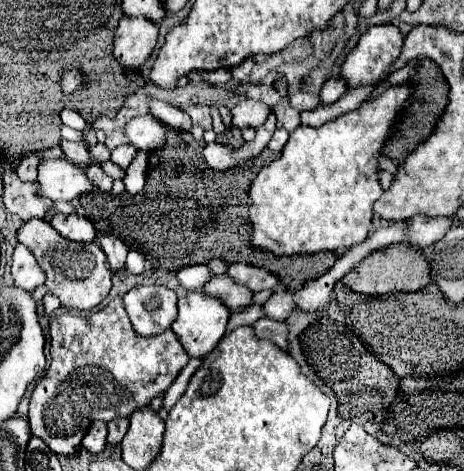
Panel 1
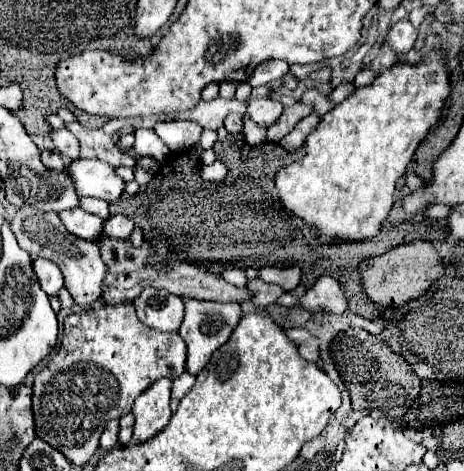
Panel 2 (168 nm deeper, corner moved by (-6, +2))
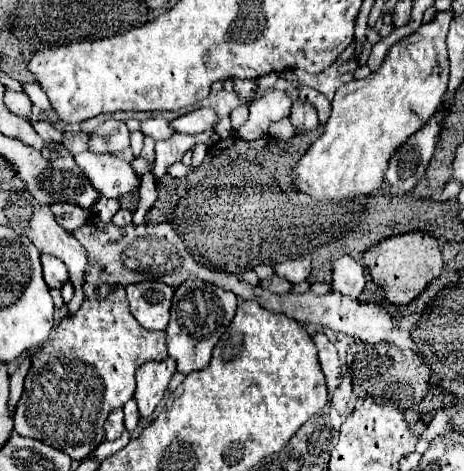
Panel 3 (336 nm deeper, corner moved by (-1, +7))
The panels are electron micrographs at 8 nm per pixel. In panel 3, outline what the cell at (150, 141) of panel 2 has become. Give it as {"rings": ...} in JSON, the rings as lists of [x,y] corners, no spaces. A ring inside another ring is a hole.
{"rings":[[[151,118],[141,122],[141,132],[153,136],[155,140],[167,140],[175,134],[175,130],[171,128],[171,122],[165,118]]]}

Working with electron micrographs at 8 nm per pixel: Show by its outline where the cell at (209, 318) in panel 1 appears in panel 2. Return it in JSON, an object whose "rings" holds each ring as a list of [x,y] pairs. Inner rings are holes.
{"rings":[[[184,299],[186,305],[186,315],[180,325],[180,337],[188,345],[188,359],[186,359],[186,371],[198,373],[212,357],[212,353],[222,347],[228,337],[232,335],[234,327],[238,325],[242,311],[238,303],[218,303],[218,301],[198,301],[198,299]]]}

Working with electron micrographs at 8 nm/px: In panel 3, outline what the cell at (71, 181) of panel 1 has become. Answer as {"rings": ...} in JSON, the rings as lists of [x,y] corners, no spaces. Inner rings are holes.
{"rings":[[[81,152],[75,156],[75,162],[105,198],[119,198],[141,186],[141,174],[125,158]]]}

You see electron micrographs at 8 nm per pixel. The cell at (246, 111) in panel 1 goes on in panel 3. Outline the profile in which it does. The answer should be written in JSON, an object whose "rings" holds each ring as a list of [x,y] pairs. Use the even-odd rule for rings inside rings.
{"rings":[[[271,90],[249,106],[249,120],[237,130],[243,140],[257,140],[267,134],[269,124],[291,114],[291,98],[283,90]]]}

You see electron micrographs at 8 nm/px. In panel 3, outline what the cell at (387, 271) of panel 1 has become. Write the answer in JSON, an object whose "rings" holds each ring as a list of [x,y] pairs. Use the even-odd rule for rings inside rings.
{"rings":[[[407,232],[387,238],[371,246],[363,256],[365,256],[365,264],[371,270],[373,282],[383,288],[385,298],[395,306],[411,304],[427,288],[427,284],[441,274],[443,268],[439,242],[427,232]]]}

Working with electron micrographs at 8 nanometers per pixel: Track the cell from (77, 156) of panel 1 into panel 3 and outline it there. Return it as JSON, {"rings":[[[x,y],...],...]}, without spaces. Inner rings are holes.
{"rings":[[[31,122],[33,124],[33,128],[35,128],[35,132],[45,140],[45,142],[61,142],[63,140],[63,134],[59,132],[59,130],[55,130],[53,128],[53,124],[51,122]]]}

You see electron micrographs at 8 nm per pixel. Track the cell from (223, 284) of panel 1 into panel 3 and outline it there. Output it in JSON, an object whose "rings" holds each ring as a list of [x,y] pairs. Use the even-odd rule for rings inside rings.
{"rings":[[[273,276],[271,280],[263,280],[261,286],[263,286],[263,288],[269,288],[269,290],[275,292],[275,294],[287,294],[287,292],[291,292],[291,288],[293,288],[293,284],[291,284],[289,280],[283,280],[281,276]]]}

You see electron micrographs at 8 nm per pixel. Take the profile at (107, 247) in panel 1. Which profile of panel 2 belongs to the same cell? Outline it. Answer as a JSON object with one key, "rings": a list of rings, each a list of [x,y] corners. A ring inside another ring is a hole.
{"rings":[[[112,215],[104,221],[104,233],[112,239],[128,239],[134,229],[134,223],[124,215]]]}

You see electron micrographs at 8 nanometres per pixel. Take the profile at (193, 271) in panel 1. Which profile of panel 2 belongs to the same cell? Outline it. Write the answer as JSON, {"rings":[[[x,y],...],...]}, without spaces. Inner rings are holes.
{"rings":[[[228,269],[228,271],[224,271],[220,277],[222,277],[224,281],[228,281],[230,285],[236,285],[236,287],[244,287],[246,281],[248,281],[242,269]]]}

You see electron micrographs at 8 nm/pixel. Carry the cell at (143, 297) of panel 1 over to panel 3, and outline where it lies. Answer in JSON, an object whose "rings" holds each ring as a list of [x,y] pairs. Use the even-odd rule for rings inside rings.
{"rings":[[[139,282],[125,288],[131,314],[147,330],[163,330],[169,324],[169,306],[173,298],[173,288],[159,282]]]}

